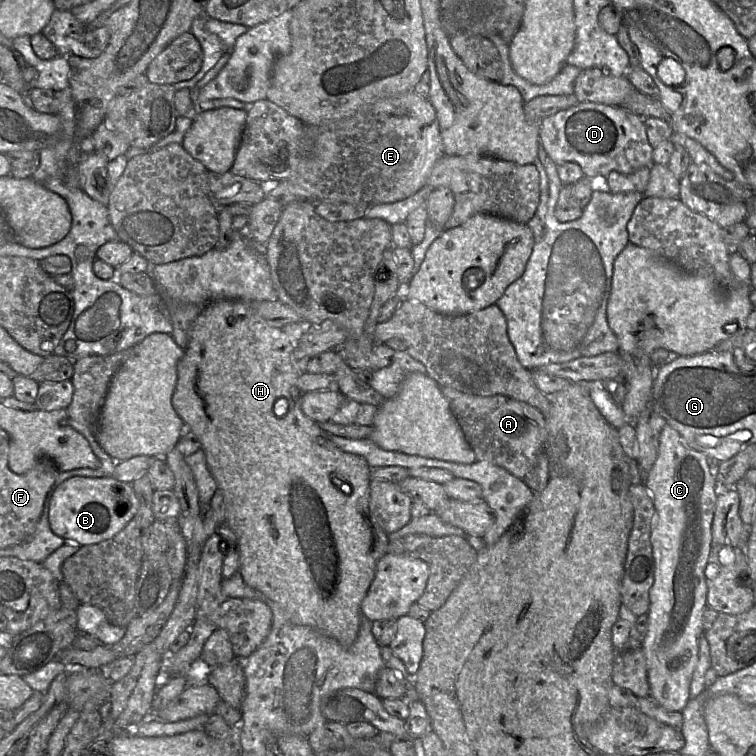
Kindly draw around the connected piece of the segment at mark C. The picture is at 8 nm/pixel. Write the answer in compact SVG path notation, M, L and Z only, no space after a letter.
M666 424L659 437L658 455L646 473L645 486L651 493L655 516L651 530L651 546L655 563L654 582L649 592L647 629L640 649L645 655L649 697L665 709L682 712L690 697L690 684L698 663L699 638L703 634L703 613L707 608L705 569L712 548L712 522L718 490L721 486L711 469L711 460L691 448L679 432Z

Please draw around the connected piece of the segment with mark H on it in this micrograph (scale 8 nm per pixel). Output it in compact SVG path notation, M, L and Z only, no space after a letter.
M219 299L206 303L193 322L184 355L177 364L177 382L172 404L185 423L200 440L206 454L207 465L226 503L226 523L237 536L239 572L245 583L277 602L288 619L296 625L310 627L350 647L357 638L361 622L361 603L375 577L378 561L388 554L388 535L371 517L369 511L371 470L365 458L345 452L337 447L320 424L307 417L302 410L303 393L298 387L299 373L292 364L297 345L287 334L252 312L247 302L238 299Z

